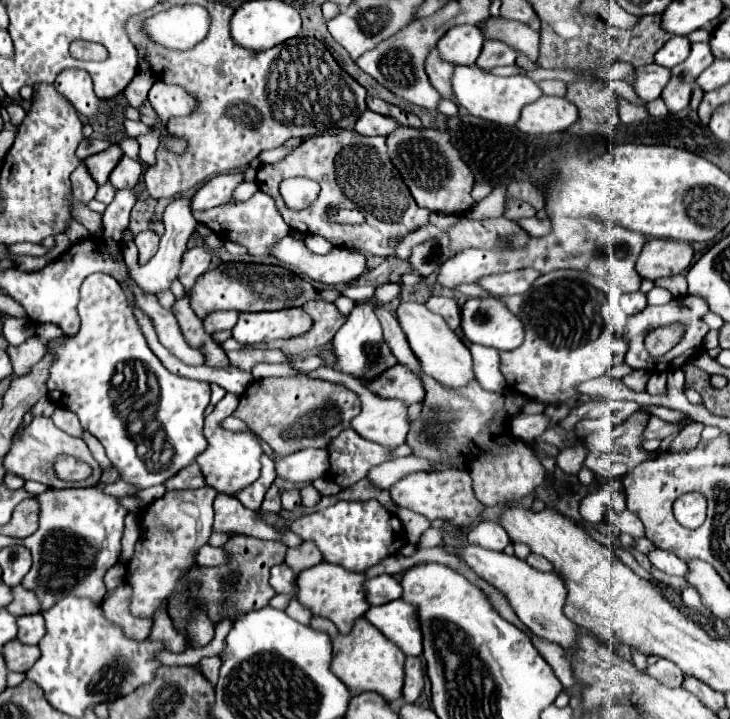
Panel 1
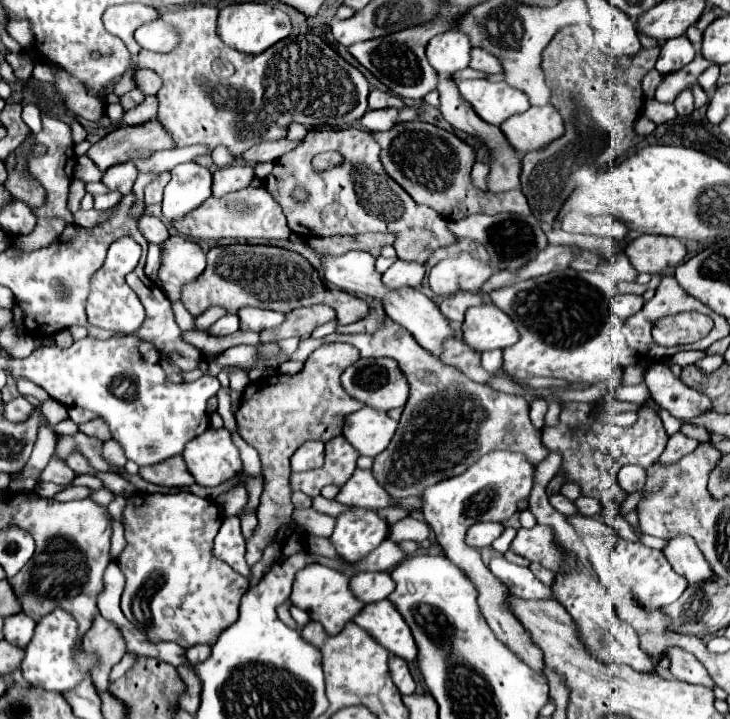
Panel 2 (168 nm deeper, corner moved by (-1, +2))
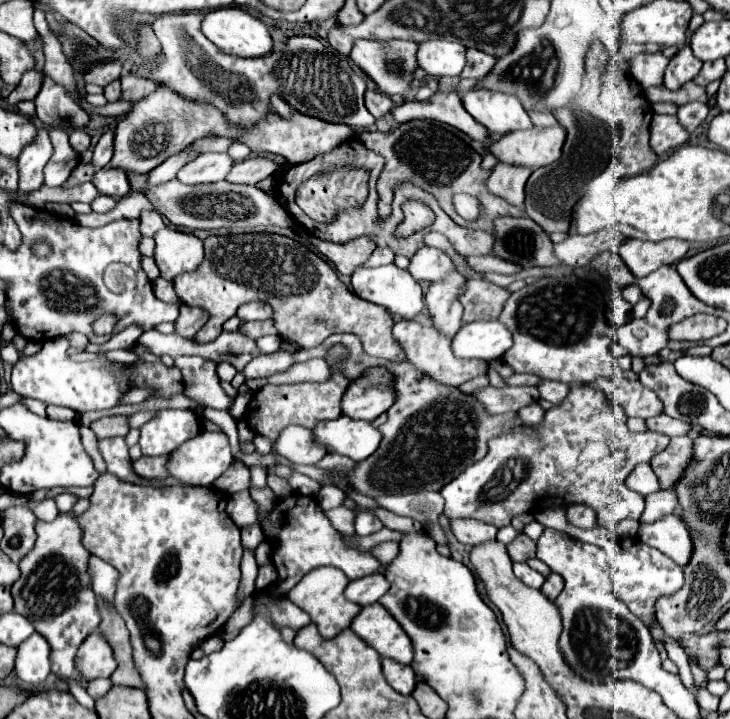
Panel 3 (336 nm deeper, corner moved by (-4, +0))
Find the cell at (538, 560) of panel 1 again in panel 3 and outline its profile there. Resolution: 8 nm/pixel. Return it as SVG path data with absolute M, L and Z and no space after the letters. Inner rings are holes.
M550 574L548 578L546 578L546 582L542 584L542 592L550 598L550 600L556 600L556 596L562 592L562 586L564 586L564 580L558 576L558 574Z

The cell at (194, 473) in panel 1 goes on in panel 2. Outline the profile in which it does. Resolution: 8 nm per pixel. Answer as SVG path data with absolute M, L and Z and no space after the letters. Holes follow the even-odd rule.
M181 456L175 458L167 458L165 462L159 464L151 464L151 466L141 466L139 468L139 476L147 482L159 484L159 486L167 486L167 488L185 488L195 484L193 476L187 472L185 462Z

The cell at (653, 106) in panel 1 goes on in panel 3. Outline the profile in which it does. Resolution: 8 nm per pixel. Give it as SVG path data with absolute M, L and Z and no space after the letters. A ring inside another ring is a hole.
M654 114L652 124L650 124L650 144L656 154L670 152L678 146L682 146L688 140L688 130L680 126L678 116L672 114Z

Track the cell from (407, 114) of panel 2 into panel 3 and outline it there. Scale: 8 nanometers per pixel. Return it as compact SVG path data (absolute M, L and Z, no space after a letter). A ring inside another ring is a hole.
M436 92L430 100L424 102L416 102L416 100L404 102L402 106L396 106L392 110L392 120L394 124L404 124L410 120L434 120L434 122L454 126L474 140L484 142L488 138L488 130L476 120L472 120L468 112L464 112L462 100L456 92L450 94Z

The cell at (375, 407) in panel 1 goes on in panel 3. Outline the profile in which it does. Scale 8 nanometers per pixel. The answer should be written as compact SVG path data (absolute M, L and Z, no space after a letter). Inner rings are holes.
M340 416L336 420L324 420L314 428L318 444L326 450L348 456L356 462L366 460L382 442L382 432L368 420L354 420Z

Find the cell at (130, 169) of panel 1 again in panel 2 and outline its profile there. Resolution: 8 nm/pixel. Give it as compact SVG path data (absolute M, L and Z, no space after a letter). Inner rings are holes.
M123 162L117 166L111 166L109 170L103 172L101 182L109 188L109 190L117 190L121 194L129 194L133 184L137 178L137 168L133 162Z

